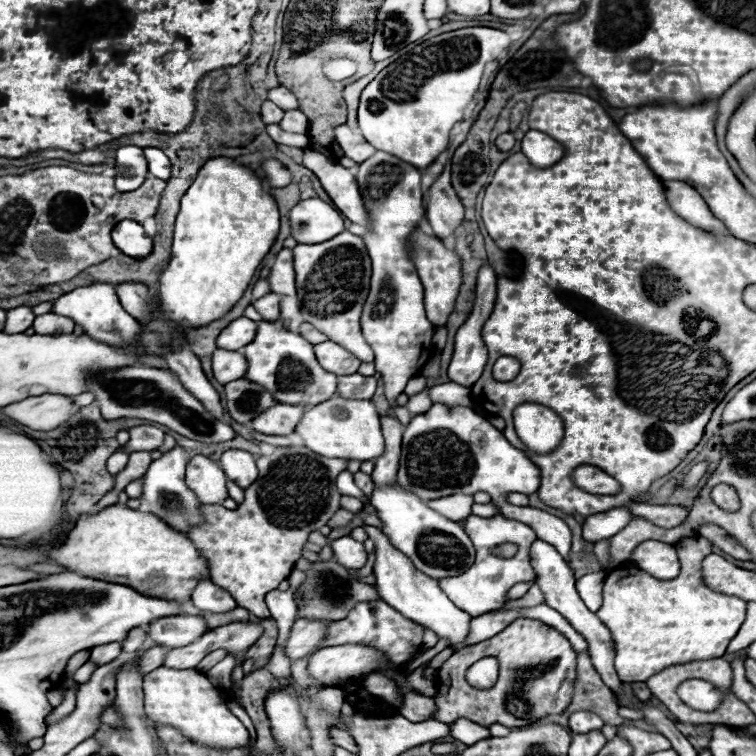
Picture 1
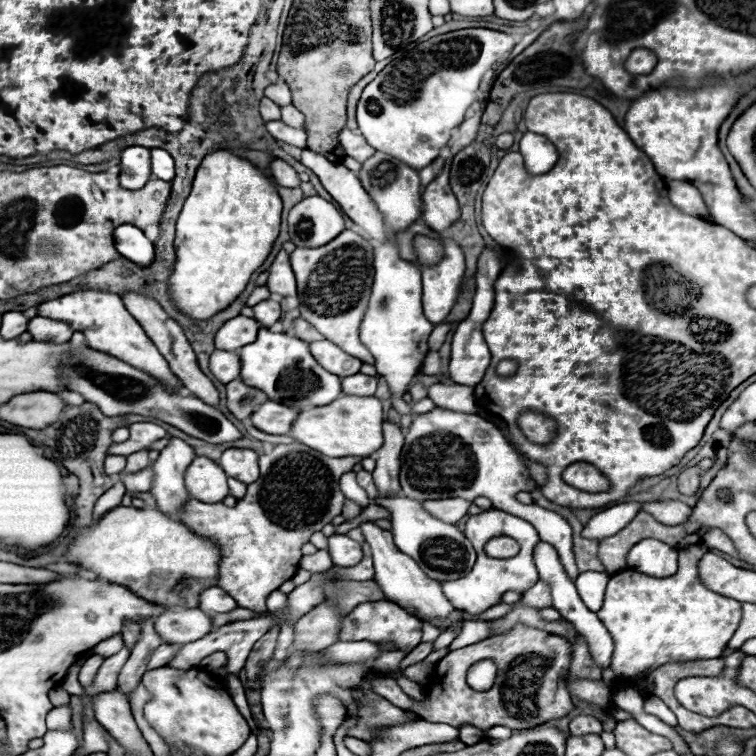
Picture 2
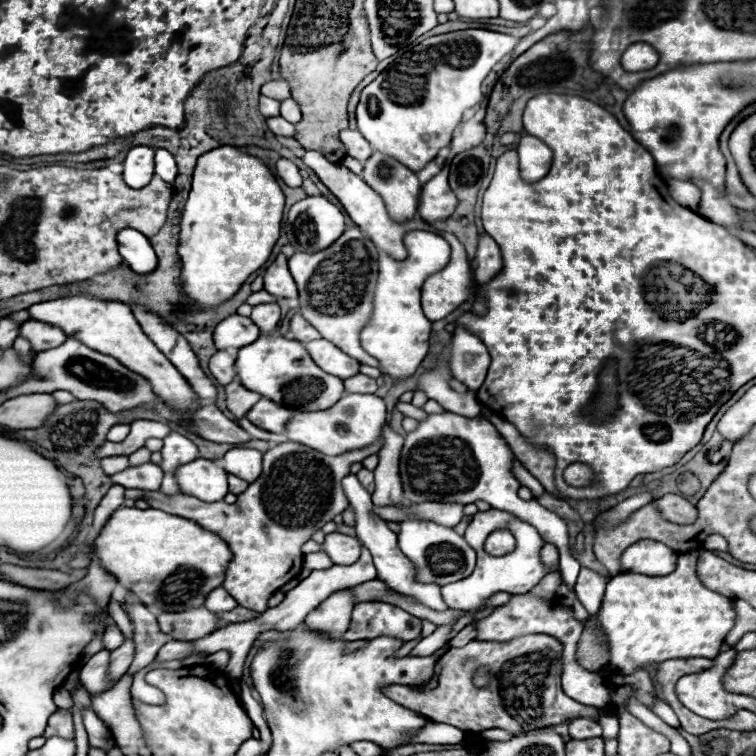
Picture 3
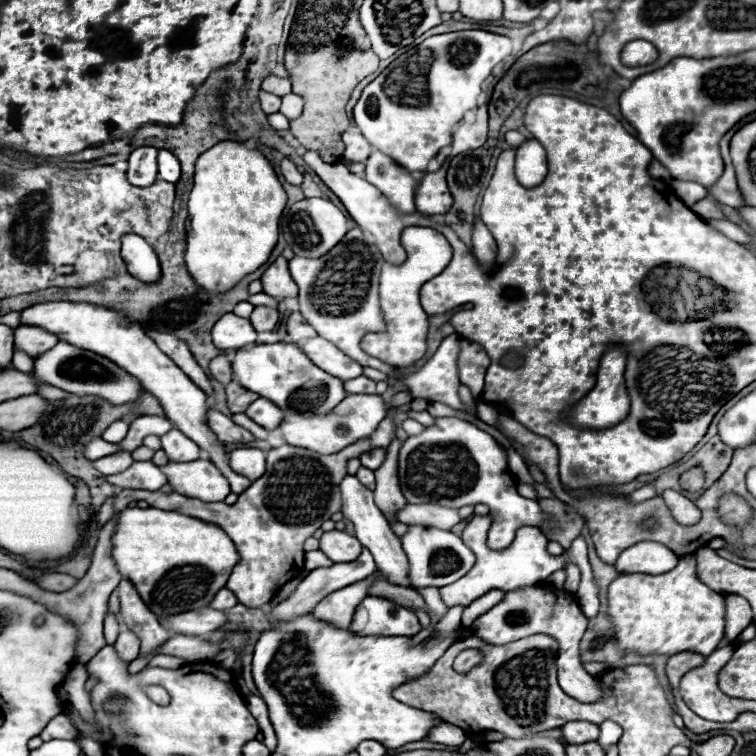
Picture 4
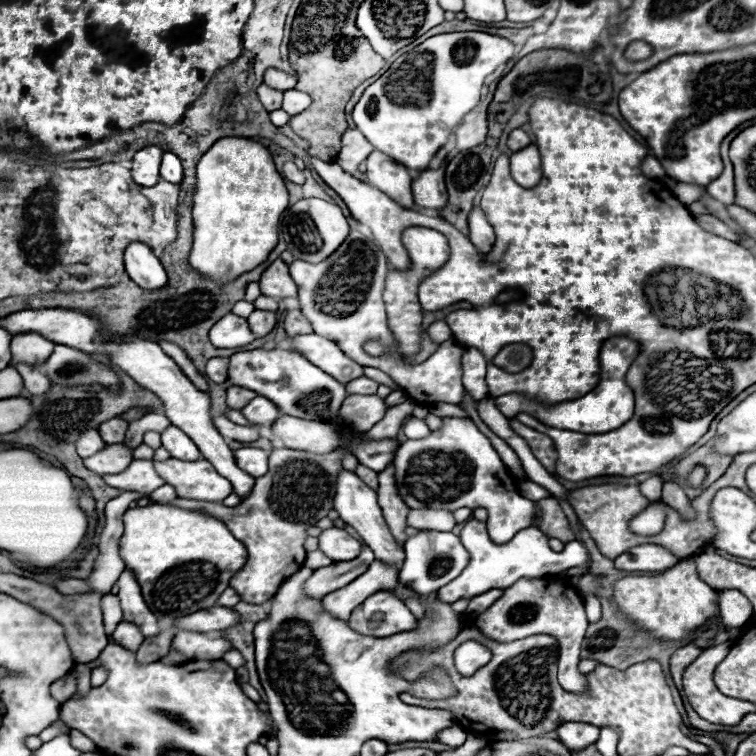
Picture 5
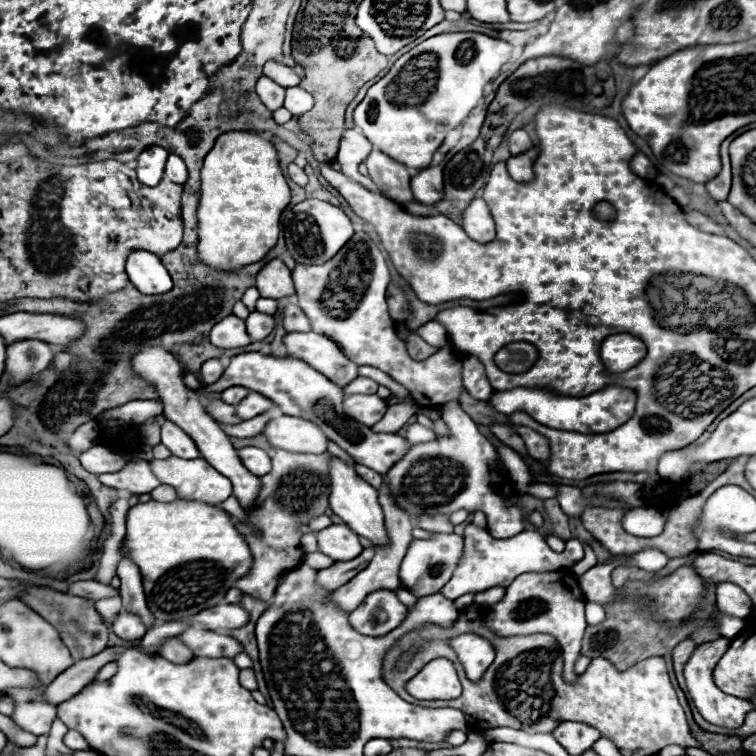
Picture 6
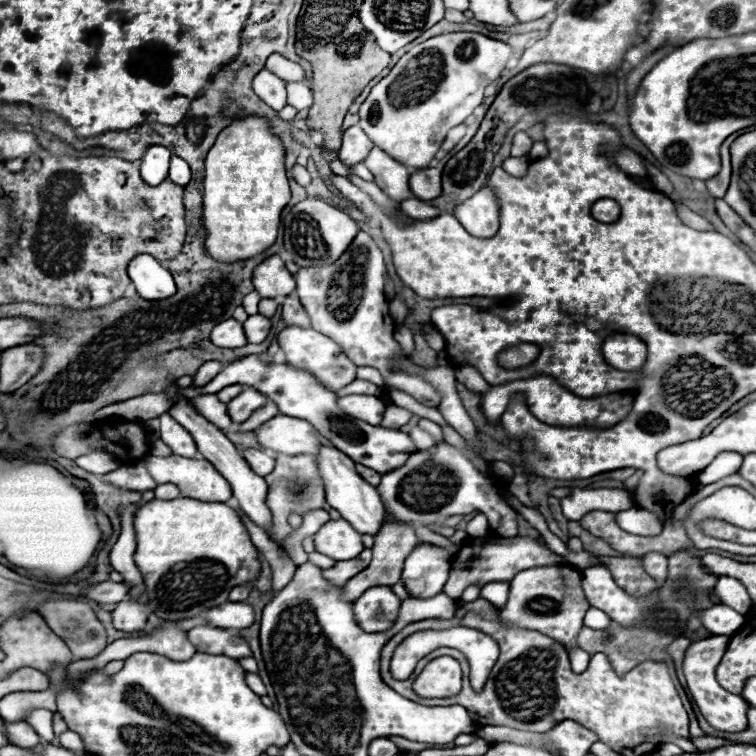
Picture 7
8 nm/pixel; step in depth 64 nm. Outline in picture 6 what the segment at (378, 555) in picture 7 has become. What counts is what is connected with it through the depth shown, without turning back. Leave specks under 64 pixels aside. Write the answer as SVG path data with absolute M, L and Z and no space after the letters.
M386 486L380 488L380 504L384 508L384 516L386 516L386 534L388 534L388 544L382 544L382 546L374 546L374 558L372 562L368 564L366 570L362 570L358 576L354 576L348 584L344 584L342 588L334 590L332 592L332 600L346 612L352 612L356 608L356 604L362 602L362 598L366 598L370 592L378 590L378 588L390 588L390 590L396 590L400 586L400 578L398 578L398 572L400 572L400 564L402 564L402 558L406 556L408 552L408 546L410 542L414 540L412 536L412 530L414 530L414 524L410 522L410 516L406 516L404 510L400 510L392 496L388 494Z

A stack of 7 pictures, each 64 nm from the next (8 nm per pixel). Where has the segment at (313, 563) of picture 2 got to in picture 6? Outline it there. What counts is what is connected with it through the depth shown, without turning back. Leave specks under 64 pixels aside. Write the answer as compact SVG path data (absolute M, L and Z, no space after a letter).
M312 552L312 554L306 554L306 564L316 570L322 570L322 568L328 568L330 564L334 564L334 560L324 556L322 552Z

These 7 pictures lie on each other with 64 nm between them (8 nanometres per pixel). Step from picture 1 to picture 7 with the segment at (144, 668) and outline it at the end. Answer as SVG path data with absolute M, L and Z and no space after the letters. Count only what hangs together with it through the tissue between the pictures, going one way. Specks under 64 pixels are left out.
M194 626L192 630L188 630L188 638L196 646L198 652L224 654L228 658L250 658L252 656L252 650L246 644L246 640L232 630Z

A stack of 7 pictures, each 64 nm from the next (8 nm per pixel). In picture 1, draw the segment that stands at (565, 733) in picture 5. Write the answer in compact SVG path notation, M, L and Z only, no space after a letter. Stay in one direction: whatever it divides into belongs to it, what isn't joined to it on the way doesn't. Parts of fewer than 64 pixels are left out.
M574 712L570 716L570 730L574 734L586 734L592 730L600 730L602 726L604 726L604 722L592 712Z

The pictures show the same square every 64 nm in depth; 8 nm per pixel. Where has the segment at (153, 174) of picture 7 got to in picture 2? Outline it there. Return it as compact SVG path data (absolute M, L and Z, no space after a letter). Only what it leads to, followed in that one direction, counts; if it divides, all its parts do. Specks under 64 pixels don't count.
M130 146L122 152L120 160L120 186L126 190L138 190L150 180L150 148Z

